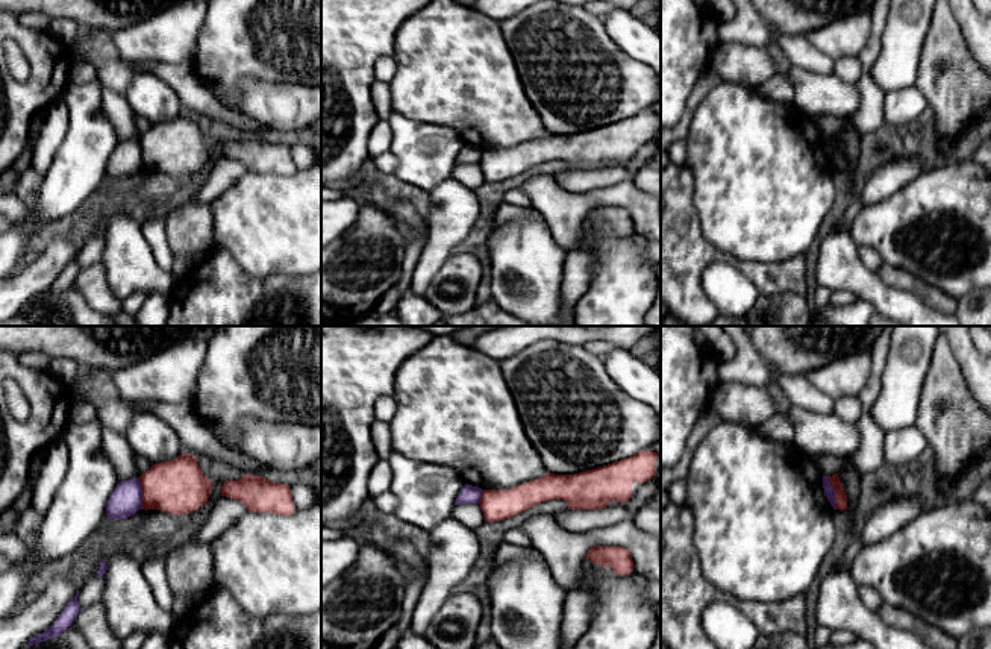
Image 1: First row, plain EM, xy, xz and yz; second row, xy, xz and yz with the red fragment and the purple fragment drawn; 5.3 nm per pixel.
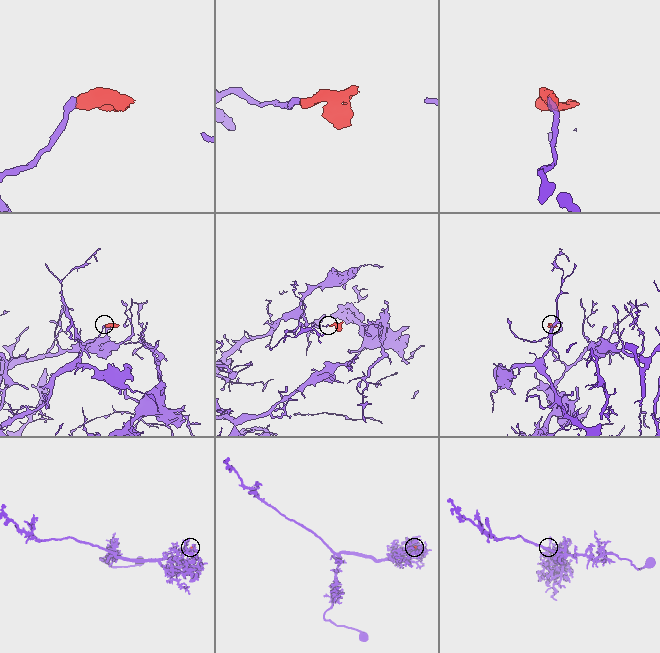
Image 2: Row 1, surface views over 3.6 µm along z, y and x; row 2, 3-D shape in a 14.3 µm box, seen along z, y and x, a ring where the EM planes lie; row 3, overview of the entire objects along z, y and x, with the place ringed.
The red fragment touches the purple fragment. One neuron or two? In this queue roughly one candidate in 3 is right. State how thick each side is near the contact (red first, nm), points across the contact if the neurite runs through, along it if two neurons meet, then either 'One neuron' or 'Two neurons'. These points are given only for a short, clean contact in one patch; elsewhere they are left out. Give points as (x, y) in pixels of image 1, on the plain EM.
Thickness 60 nm (red) against 60 nm. Boundary: yz (828, 137), (834, 150), (835, 169). Two neurons

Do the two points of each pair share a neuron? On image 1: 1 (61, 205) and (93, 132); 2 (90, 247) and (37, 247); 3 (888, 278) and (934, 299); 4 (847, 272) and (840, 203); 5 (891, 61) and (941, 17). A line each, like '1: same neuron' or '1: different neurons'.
1: same neuron
2: same neuron
3: same neuron
4: different neurons
5: different neurons

